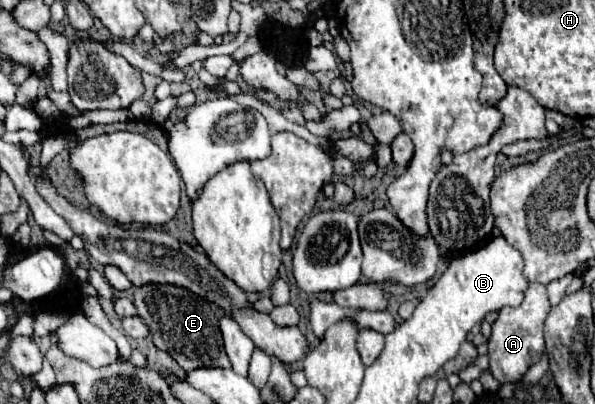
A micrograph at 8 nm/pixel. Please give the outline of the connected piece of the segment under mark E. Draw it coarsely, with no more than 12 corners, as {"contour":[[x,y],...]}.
{"contour":[[143,284],[137,316],[183,370],[229,368],[219,318],[187,288]]}

